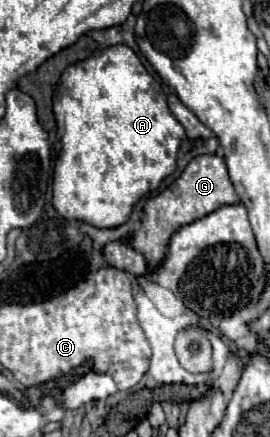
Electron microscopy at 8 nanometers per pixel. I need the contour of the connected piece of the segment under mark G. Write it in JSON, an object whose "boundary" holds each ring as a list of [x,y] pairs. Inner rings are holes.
{"boundary":[[[200,154],[190,160],[190,164],[184,168],[182,176],[174,184],[170,184],[164,192],[160,192],[158,196],[150,198],[144,204],[144,214],[148,220],[144,222],[144,228],[140,228],[134,234],[132,248],[138,250],[140,254],[144,254],[144,258],[148,260],[150,266],[158,266],[166,256],[166,246],[168,246],[170,236],[178,228],[182,228],[198,218],[204,218],[206,214],[218,210],[220,206],[238,204],[238,202],[240,202],[240,198],[238,198],[236,190],[232,188],[224,158],[218,154]]]}

